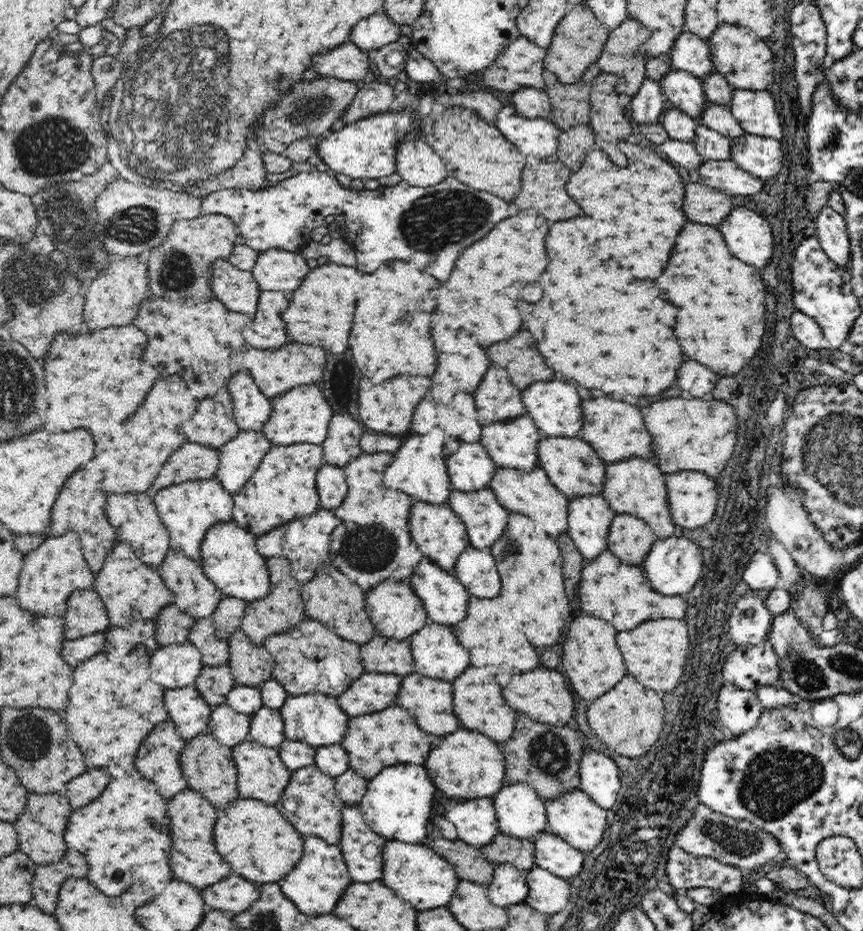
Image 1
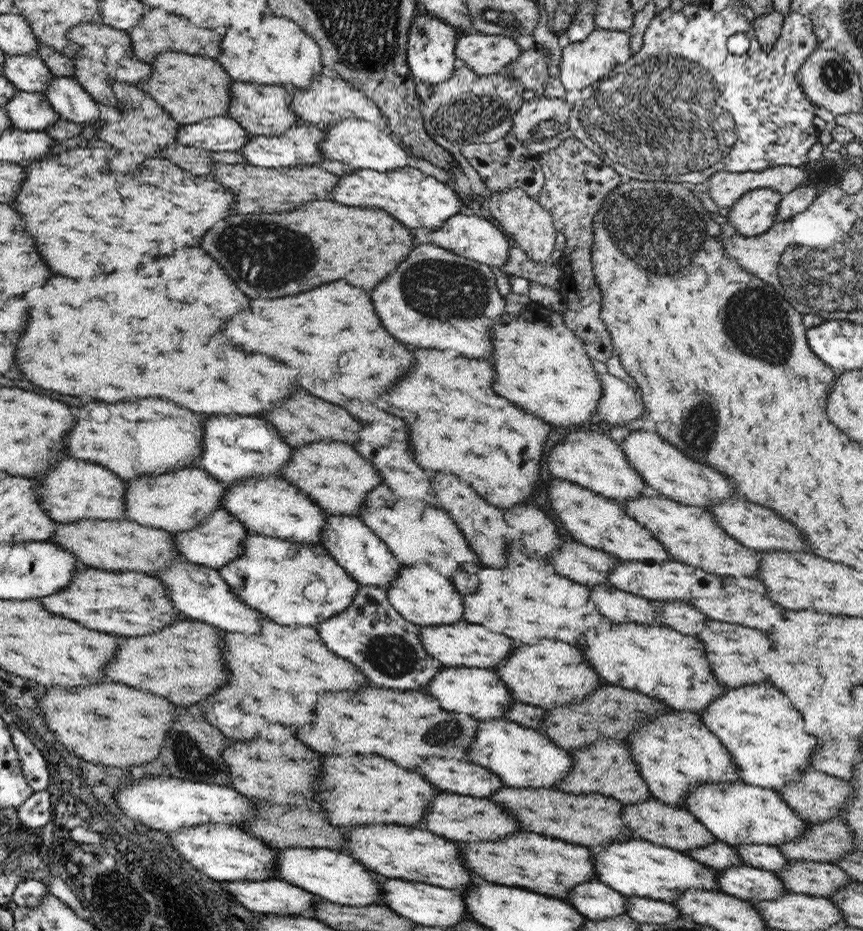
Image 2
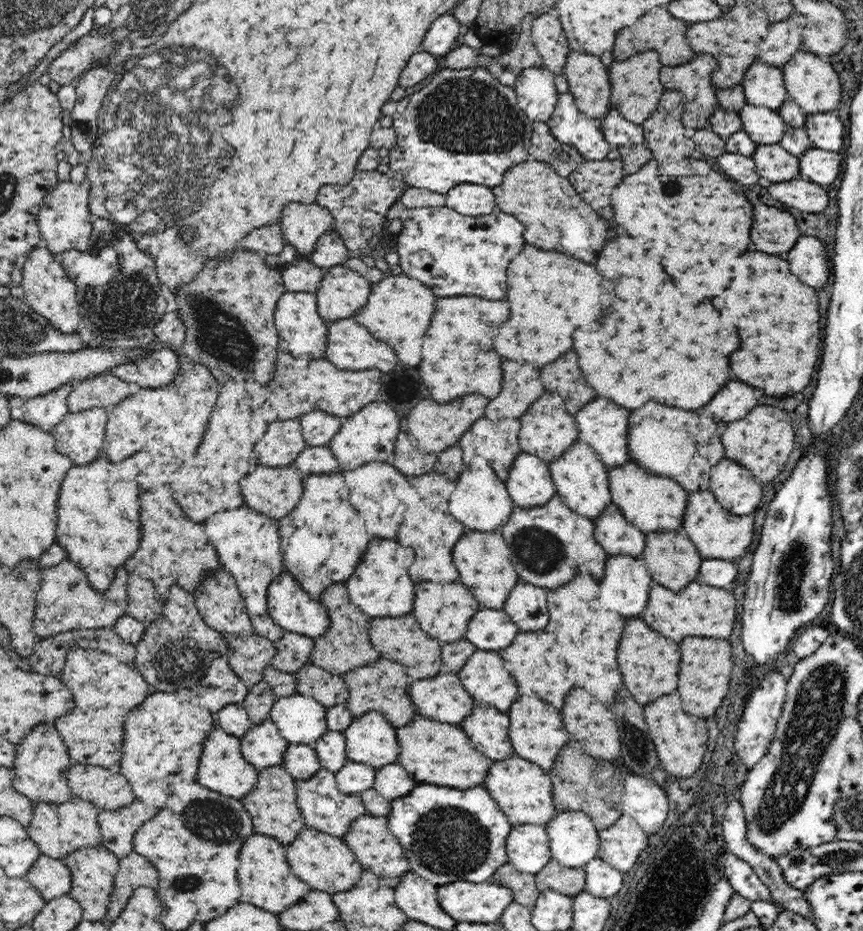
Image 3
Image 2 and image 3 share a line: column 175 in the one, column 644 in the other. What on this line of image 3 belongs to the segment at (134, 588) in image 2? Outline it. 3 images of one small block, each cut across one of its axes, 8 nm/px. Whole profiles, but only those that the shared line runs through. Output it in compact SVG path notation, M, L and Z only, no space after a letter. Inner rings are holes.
M695 580L681 591L673 591L665 586L653 584L645 603L642 620L656 632L680 642L686 636L710 636L728 638L736 620L736 600L734 594L722 588L702 586Z

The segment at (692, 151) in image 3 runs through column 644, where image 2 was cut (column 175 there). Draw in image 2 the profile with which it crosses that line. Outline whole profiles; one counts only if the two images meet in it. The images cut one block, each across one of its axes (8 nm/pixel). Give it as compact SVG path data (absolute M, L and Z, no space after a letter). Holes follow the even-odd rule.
M121 81L110 82L110 84L116 98L124 102L124 108L120 108L123 112L122 119L118 123L106 123L100 127L95 140L98 138L101 145L111 148L112 154L116 154L118 150L118 155L110 158L110 170L122 170L122 174L127 174L142 167L146 159L160 157L159 153L164 147L176 145L177 130L181 128L181 124L136 85Z

